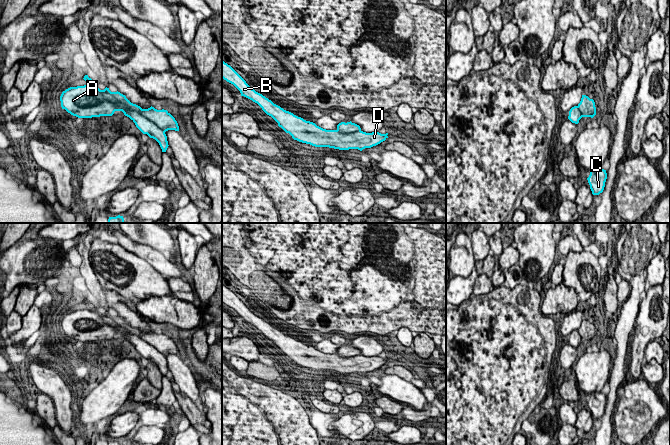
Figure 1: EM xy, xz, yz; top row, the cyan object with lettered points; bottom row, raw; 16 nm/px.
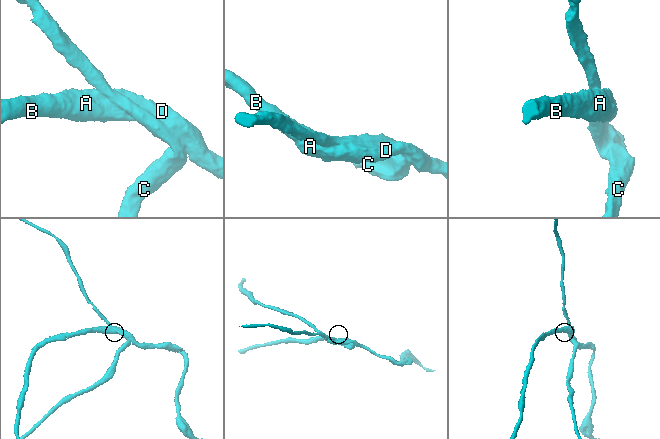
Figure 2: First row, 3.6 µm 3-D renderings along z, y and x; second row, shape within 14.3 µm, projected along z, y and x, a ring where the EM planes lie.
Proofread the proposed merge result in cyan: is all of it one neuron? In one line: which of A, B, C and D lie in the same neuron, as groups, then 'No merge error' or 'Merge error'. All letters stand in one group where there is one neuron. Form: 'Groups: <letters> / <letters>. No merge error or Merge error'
Groups: A B D / C. Merge error

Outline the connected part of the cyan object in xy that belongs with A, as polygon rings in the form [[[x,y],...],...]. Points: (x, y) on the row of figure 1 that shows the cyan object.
[[[70,87],[60,96],[61,107],[78,118],[112,116],[119,111],[116,104],[104,99],[96,87]]]

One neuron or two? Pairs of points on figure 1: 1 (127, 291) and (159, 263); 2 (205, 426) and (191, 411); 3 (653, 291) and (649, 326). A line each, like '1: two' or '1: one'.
1: one
2: one
3: one

